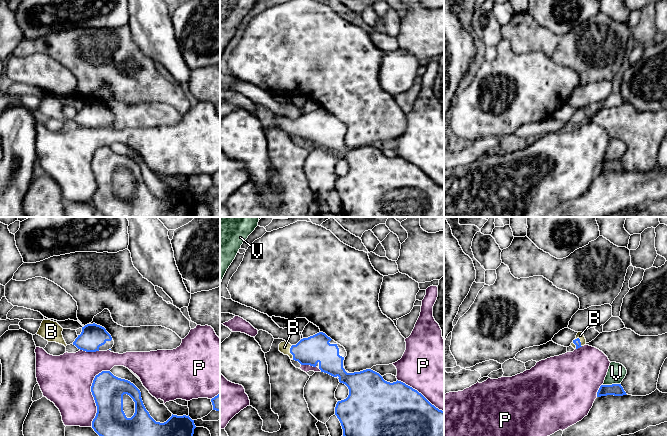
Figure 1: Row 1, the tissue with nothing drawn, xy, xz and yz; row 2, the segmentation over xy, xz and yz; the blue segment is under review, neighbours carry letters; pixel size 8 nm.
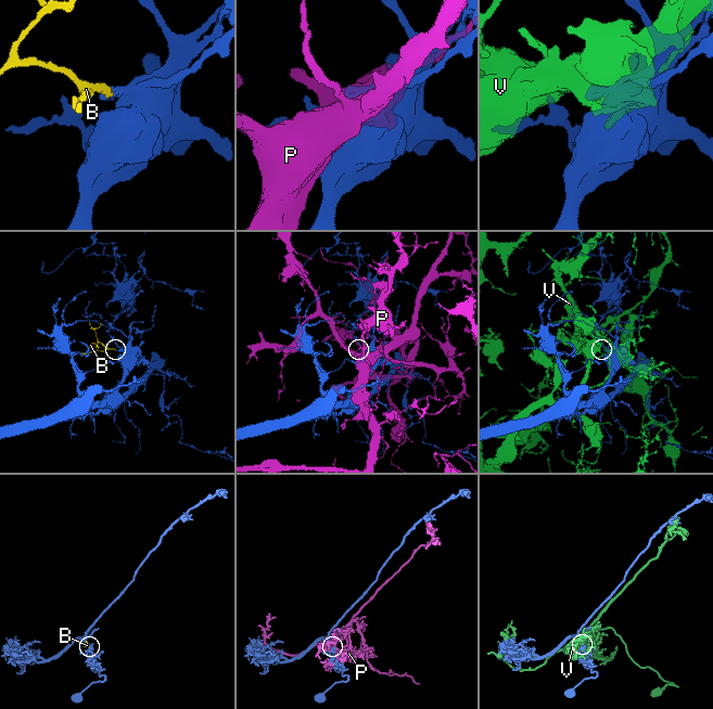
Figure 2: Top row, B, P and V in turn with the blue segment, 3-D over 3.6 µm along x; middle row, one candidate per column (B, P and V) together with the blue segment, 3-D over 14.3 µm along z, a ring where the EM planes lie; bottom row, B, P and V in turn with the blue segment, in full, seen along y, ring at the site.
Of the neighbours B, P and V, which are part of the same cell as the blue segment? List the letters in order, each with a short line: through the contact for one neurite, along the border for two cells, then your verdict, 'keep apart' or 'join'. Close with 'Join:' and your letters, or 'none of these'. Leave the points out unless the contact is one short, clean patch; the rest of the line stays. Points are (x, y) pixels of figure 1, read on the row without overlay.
B: line xz (308, 127), (290, 128), (284, 123); join
P: keep apart
V: keep apart
Join: B

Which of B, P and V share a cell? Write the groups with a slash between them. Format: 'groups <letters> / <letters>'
groups B / P / V

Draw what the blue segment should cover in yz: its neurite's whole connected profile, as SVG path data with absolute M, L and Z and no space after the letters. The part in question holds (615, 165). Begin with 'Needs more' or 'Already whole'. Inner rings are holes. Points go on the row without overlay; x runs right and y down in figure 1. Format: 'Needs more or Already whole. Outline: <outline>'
Already whole. Outline: M621 160L601 161L597 168L597 173L607 172L607 171L623 172L627 170L624 167Z

